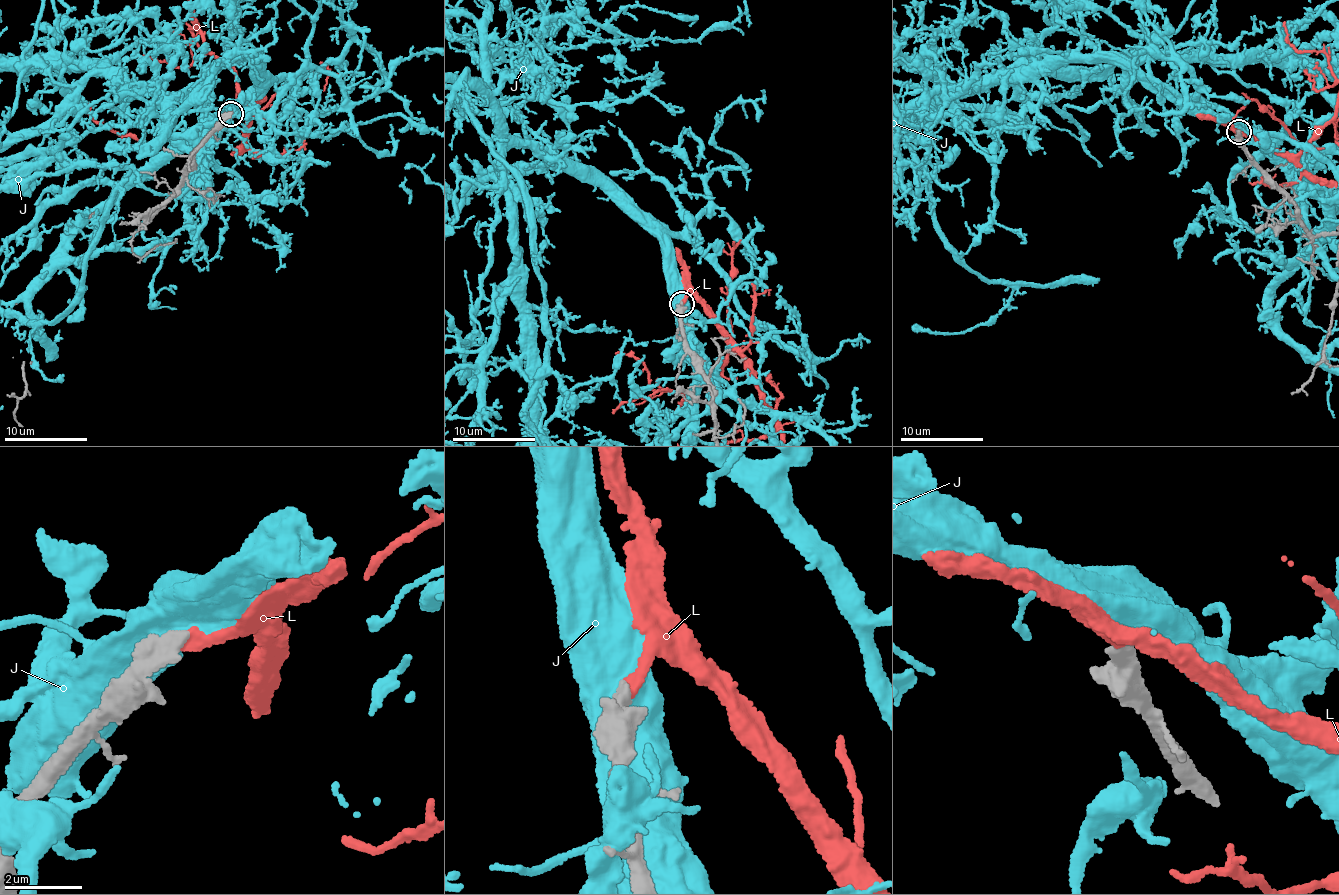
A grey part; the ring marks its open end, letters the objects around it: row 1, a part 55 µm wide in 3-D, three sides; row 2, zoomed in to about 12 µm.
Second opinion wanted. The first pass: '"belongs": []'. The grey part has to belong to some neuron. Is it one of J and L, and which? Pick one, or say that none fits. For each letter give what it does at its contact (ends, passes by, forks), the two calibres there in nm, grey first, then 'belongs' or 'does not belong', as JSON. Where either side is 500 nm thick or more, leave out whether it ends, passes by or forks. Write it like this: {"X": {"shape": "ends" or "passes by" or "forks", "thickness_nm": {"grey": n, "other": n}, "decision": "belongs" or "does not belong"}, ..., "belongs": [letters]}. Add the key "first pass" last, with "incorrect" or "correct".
{"J": {"thickness_nm": {"grey": 460, "other": 850}, "decision": "does not belong"}, "L": {"shape": "ends", "thickness_nm": {"grey": 480, "other": 280}, "decision": "belongs"}, "belongs": ["L"], "first pass": "incorrect"}

